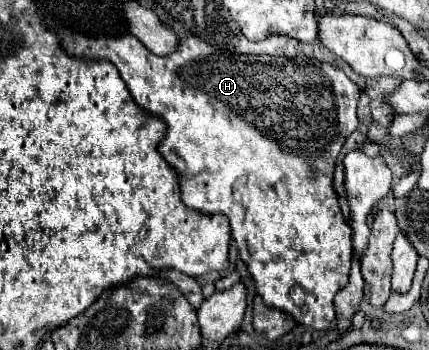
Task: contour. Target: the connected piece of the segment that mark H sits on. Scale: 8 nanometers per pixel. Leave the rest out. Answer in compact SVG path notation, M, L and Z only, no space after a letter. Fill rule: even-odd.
M46 19L44 23L48 25L48 29L52 29L58 39L62 49L66 49L68 55L78 57L78 59L108 59L112 61L134 103L142 109L146 109L148 113L152 113L154 117L162 119L166 123L166 137L162 137L158 151L164 157L164 161L176 171L178 175L178 183L180 183L180 193L182 193L182 201L186 207L192 207L200 213L224 213L230 219L230 227L232 227L232 237L238 243L240 255L244 259L244 263L248 265L248 271L252 273L254 281L256 281L256 289L262 295L266 305L272 305L276 309L284 309L284 313L292 313L292 317L296 317L298 323L314 327L314 329L330 329L332 321L336 319L336 311L334 311L334 295L346 287L348 283L348 271L350 271L350 259L352 259L352 229L350 225L344 221L342 213L340 213L340 205L338 205L338 197L332 189L332 173L334 173L334 165L338 159L338 153L346 141L346 137L356 129L358 119L356 119L356 105L358 99L362 95L362 89L350 81L340 69L332 67L330 63L320 63L316 59L310 57L272 57L272 55L236 55L236 53L222 53L218 49L214 49L212 45L204 43L200 37L190 35L186 39L180 41L176 53L158 57L154 53L150 53L140 41L136 41L134 35L122 35L122 37L86 37L82 33L76 31L66 31L62 25L50 25ZM266 111L278 111L284 117L280 117L280 121L284 121L290 113L294 115L302 115L306 117L316 117L316 121L324 119L324 125L258 125L258 113L266 113Z

